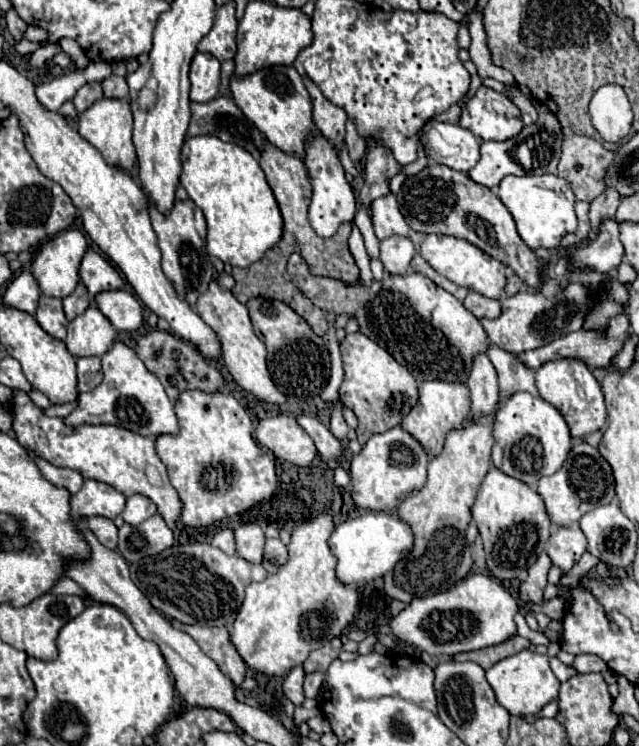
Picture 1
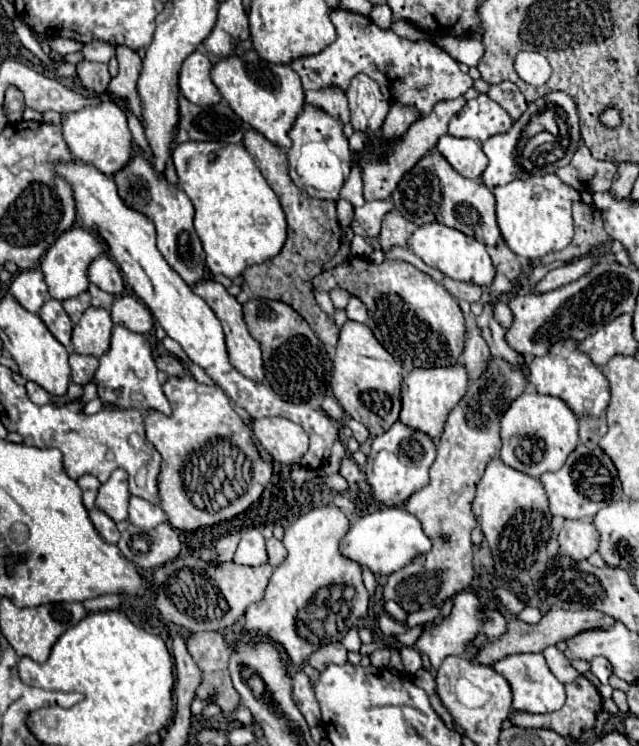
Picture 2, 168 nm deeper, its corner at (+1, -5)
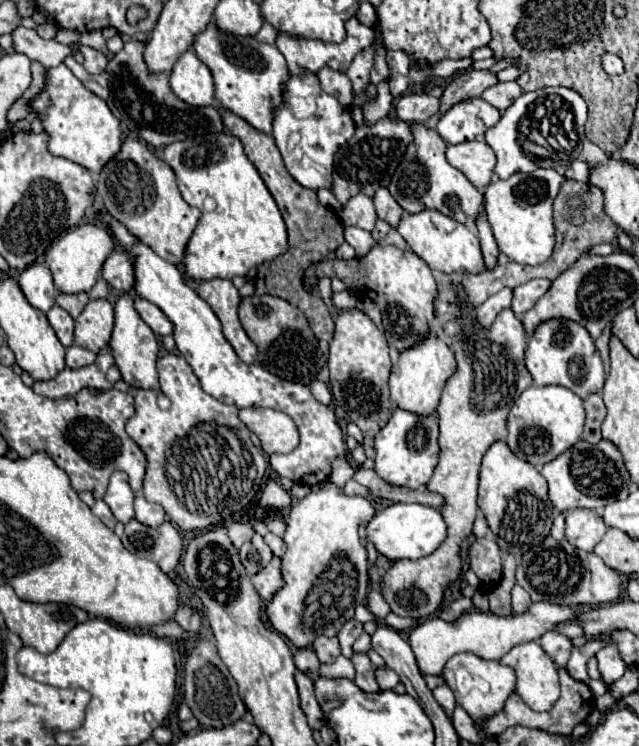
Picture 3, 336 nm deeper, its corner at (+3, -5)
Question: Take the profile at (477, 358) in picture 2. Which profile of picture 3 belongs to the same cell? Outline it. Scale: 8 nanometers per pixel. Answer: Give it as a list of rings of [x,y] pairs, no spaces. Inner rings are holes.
[[[502,288],[500,292],[492,294],[484,304],[476,306],[476,314],[474,314],[474,322],[482,328],[490,328],[490,324],[494,322],[496,314],[502,308],[510,308],[510,300],[512,300],[512,290],[510,288]]]

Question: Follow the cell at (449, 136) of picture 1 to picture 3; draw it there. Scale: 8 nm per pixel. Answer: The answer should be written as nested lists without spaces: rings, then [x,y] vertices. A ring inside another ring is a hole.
[[[470,140],[462,144],[450,144],[446,148],[448,162],[458,168],[466,178],[482,190],[492,180],[492,168],[496,164],[496,156],[492,148],[482,140]]]

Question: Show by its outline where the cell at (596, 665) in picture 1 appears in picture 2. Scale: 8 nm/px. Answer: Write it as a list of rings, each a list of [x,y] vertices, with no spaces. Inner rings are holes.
[[[598,656],[596,660],[590,662],[590,666],[592,666],[592,674],[600,680],[600,684],[608,684],[608,678],[610,678],[610,674],[612,674],[610,662],[608,662],[604,656]]]

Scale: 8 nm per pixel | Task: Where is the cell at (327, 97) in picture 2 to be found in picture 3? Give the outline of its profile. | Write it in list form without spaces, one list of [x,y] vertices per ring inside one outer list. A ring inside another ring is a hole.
[[[322,68],[318,72],[318,80],[322,84],[322,90],[334,96],[340,104],[346,104],[346,106],[352,104],[352,84],[346,74],[336,72],[332,68]]]

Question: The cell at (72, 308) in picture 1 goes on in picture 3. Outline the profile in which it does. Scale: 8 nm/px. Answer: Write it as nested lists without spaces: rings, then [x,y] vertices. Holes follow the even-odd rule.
[[[80,292],[80,294],[58,294],[56,304],[62,306],[72,318],[78,318],[80,312],[84,310],[84,306],[88,304],[88,296],[86,296],[86,292]]]

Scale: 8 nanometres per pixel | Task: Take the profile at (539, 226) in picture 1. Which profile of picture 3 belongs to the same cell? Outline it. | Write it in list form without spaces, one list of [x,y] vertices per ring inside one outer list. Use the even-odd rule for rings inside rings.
[[[536,168],[532,174],[514,174],[508,180],[492,182],[486,192],[486,216],[502,254],[520,264],[542,264],[554,250],[554,198],[560,192],[564,176],[554,168]]]

